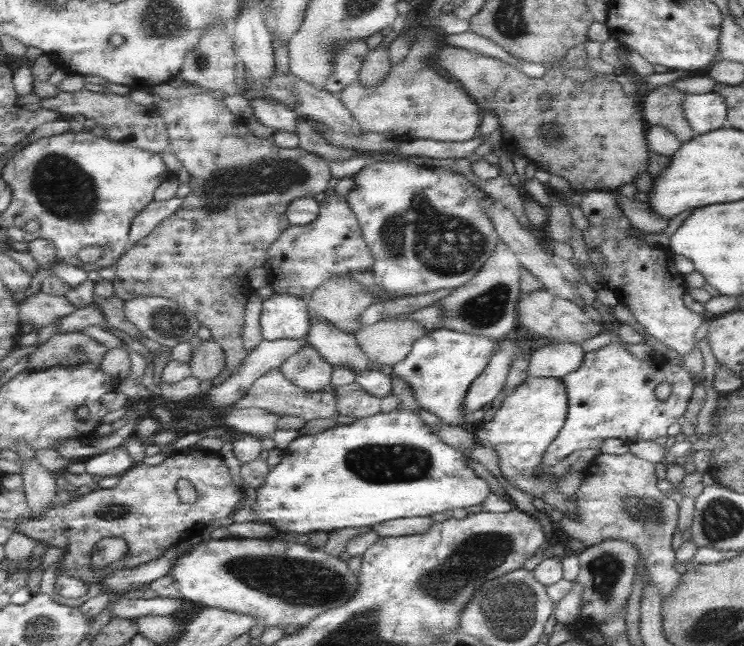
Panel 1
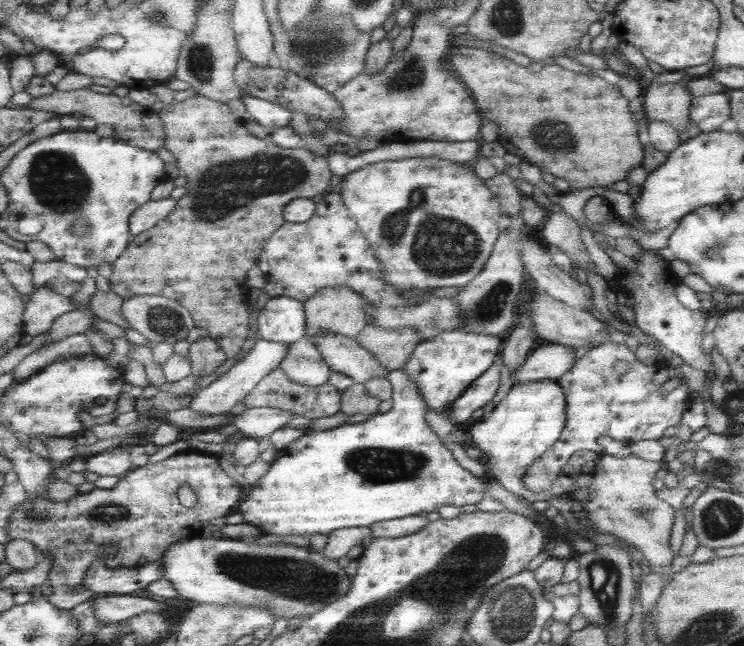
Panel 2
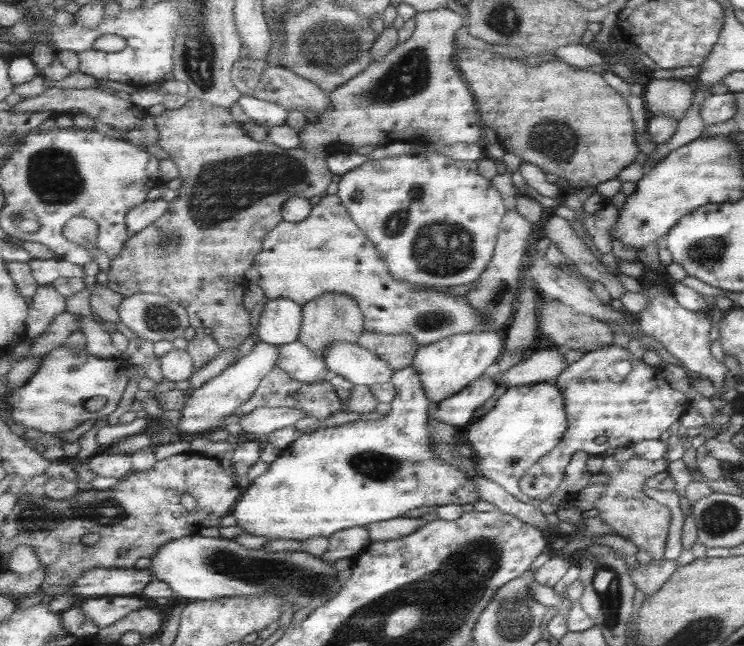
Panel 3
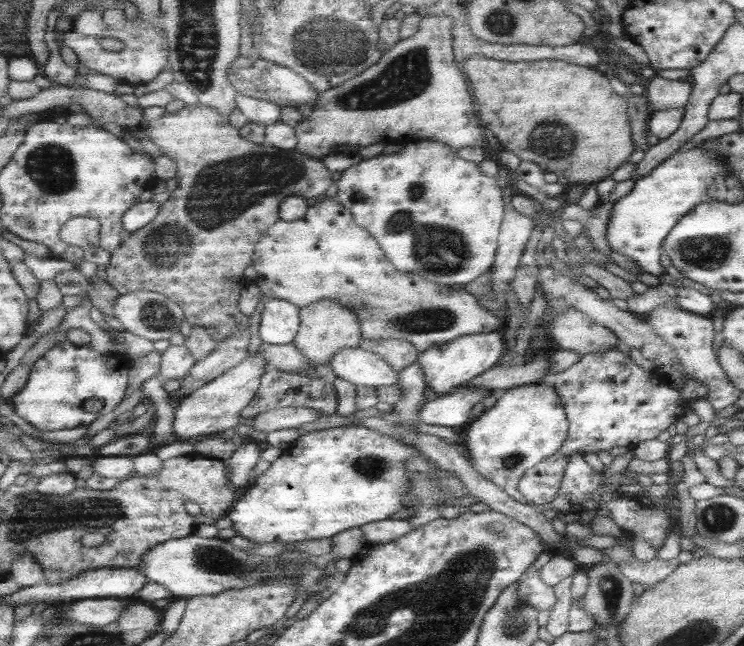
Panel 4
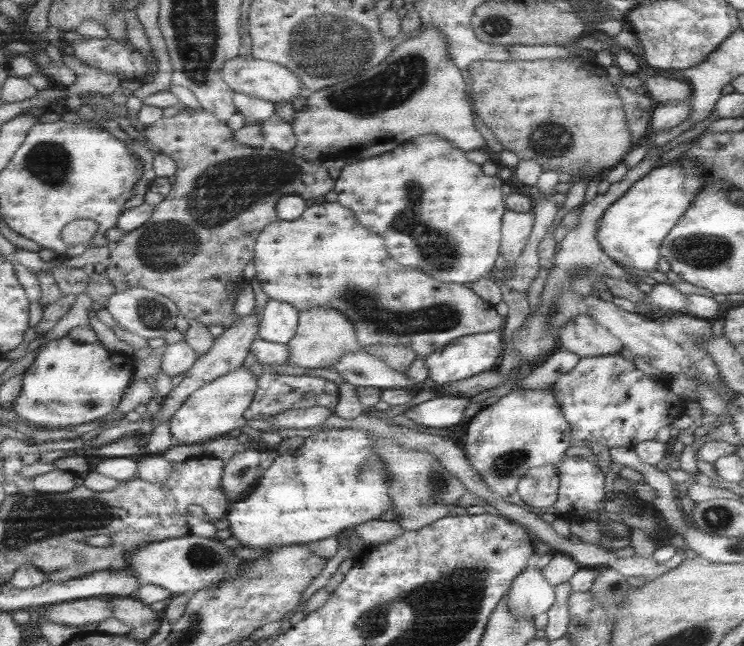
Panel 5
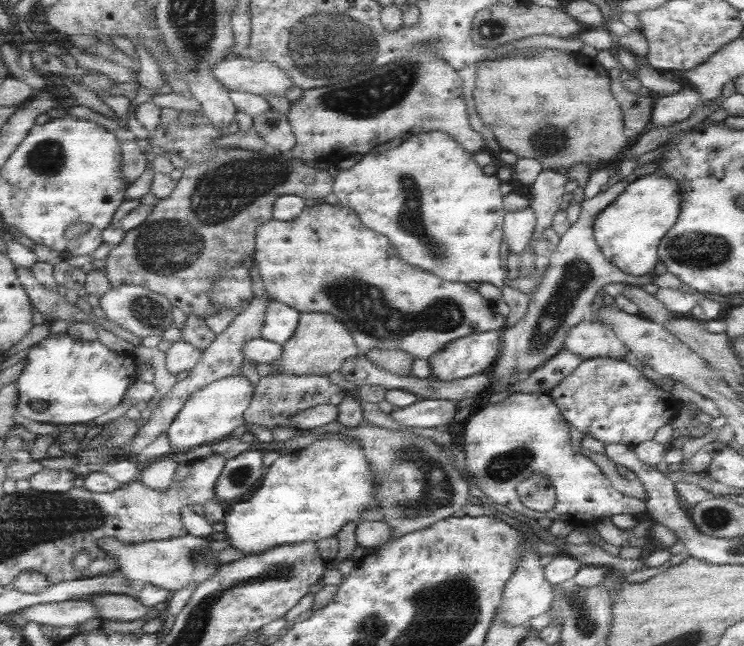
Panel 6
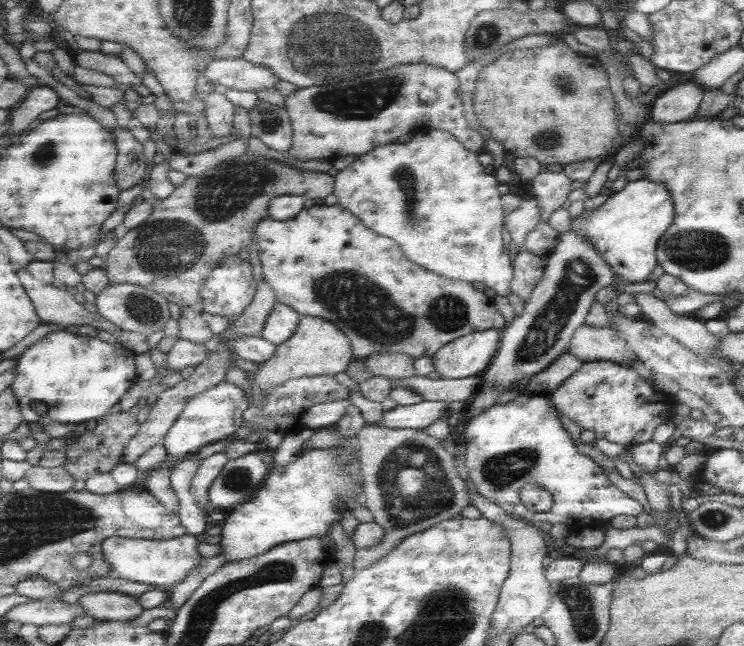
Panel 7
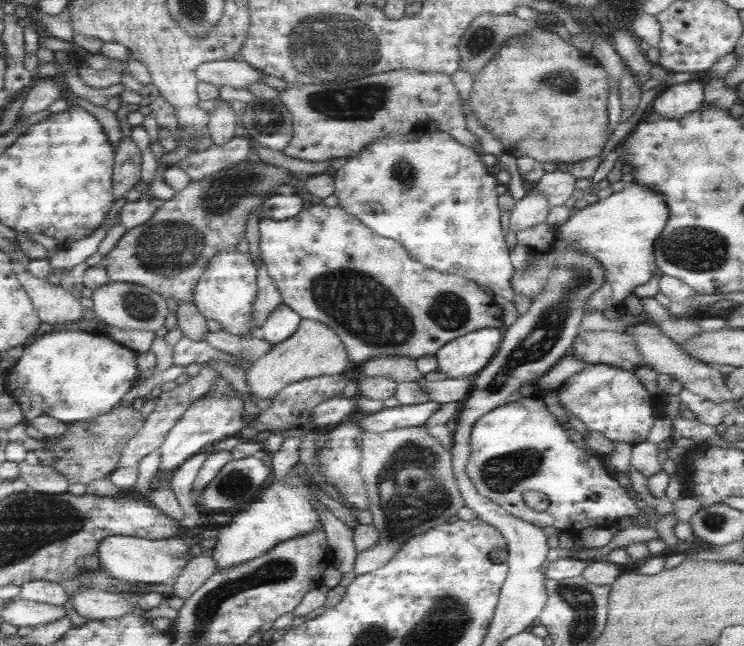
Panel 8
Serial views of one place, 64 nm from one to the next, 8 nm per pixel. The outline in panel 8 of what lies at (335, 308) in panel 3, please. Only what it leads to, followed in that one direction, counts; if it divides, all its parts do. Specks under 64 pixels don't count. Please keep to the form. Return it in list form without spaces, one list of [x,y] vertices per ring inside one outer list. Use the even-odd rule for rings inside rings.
[[[301,320],[301,324],[295,329],[291,338],[274,345],[271,351],[251,362],[245,370],[246,383],[253,396],[253,401],[270,400],[275,398],[278,392],[291,386],[293,382],[329,375],[341,375],[347,368],[349,356],[342,340],[334,330],[315,320]]]

